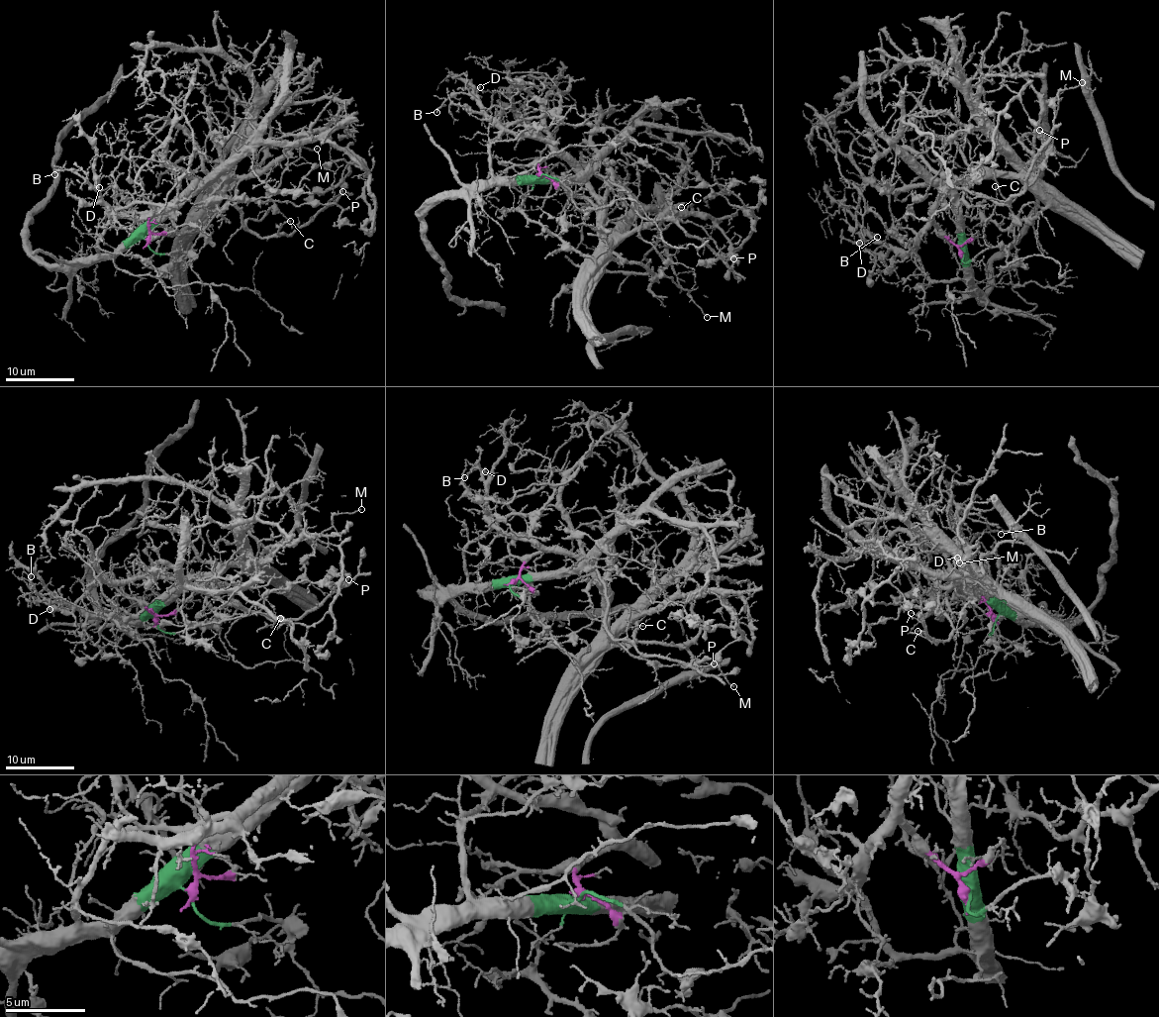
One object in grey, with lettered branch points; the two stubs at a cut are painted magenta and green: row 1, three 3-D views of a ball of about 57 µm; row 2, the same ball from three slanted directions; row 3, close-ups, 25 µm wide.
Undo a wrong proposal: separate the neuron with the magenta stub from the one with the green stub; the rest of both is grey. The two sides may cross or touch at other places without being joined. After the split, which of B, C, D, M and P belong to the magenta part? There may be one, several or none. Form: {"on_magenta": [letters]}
{"on_magenta": ["B", "D"]}

